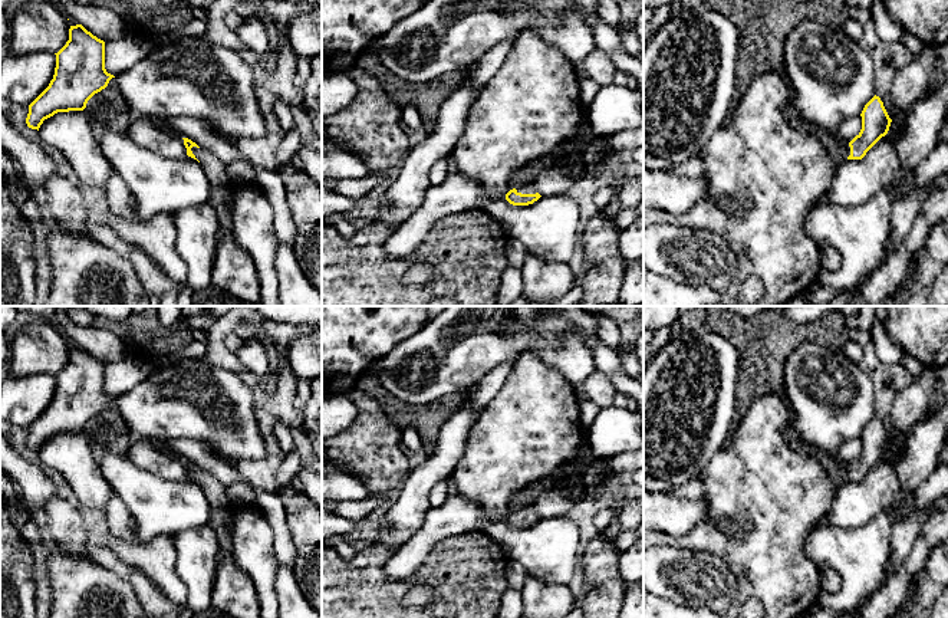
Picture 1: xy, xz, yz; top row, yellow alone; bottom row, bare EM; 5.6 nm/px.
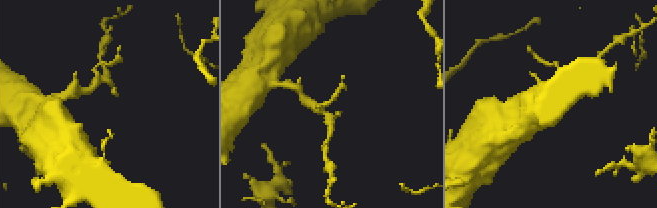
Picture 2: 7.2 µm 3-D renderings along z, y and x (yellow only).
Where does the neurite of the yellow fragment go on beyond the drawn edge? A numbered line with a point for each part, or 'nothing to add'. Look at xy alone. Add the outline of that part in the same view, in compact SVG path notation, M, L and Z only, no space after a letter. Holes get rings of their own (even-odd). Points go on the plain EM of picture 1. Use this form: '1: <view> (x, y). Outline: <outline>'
1: xy (234, 594). Outline: M192 469L191 473L210 503L211 513L207 525L215 530L220 549L224 552L224 559L215 572L211 608L233 618L261 618L256 586L233 559L231 516L226 486L203 470Z

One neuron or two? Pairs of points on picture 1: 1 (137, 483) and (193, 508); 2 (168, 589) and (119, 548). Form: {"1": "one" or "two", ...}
{"1": "one", "2": "one"}

